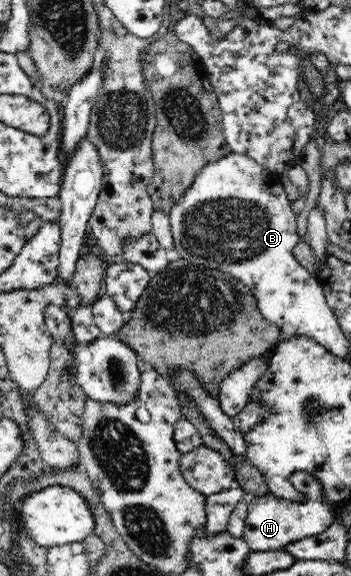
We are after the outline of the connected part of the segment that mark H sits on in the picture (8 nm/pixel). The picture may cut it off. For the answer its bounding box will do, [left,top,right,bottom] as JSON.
[243,470,335,551]

